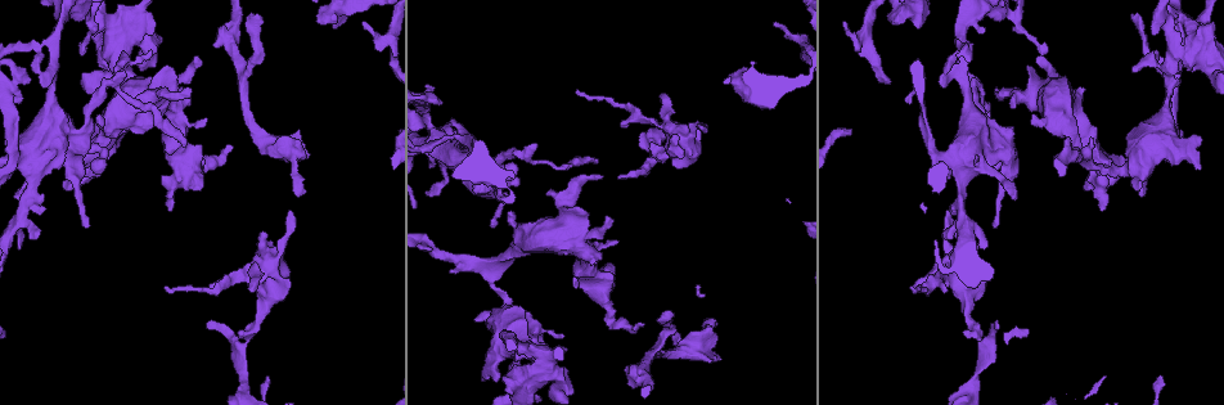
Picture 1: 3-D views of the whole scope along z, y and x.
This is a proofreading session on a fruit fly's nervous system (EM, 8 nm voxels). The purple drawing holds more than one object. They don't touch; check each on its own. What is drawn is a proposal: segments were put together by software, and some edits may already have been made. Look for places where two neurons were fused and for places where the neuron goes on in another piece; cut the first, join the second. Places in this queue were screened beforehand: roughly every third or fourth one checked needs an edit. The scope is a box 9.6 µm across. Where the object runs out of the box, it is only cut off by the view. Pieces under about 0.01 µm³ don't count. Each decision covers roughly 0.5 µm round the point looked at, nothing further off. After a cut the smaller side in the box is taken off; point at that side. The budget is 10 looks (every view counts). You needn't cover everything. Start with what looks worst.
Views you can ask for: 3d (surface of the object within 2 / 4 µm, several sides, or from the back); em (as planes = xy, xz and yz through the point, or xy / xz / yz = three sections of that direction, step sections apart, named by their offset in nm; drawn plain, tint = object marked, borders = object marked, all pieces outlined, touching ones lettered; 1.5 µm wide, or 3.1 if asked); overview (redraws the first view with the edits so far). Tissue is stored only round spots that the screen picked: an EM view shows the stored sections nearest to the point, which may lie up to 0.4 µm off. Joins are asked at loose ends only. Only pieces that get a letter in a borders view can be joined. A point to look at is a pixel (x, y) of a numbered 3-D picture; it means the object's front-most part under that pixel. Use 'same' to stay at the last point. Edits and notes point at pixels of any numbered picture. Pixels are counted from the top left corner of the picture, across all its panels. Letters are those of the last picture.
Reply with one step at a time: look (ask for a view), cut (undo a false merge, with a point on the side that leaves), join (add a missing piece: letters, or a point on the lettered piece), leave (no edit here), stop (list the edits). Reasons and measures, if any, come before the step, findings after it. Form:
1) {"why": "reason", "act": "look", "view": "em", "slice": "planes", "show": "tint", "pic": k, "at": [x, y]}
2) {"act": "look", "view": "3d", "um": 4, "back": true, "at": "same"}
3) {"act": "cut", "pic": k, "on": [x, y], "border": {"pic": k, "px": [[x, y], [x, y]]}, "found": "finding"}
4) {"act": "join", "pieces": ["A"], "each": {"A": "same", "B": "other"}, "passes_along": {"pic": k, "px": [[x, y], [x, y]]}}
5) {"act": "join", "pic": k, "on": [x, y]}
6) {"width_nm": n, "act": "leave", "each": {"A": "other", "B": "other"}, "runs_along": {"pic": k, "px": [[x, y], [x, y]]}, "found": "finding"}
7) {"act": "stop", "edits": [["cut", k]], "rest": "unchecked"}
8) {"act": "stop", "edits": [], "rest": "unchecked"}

{"why": "free end", "act": "look", "view": "3d", "um": 2, "pic": 1, "at": [1092, 139]}

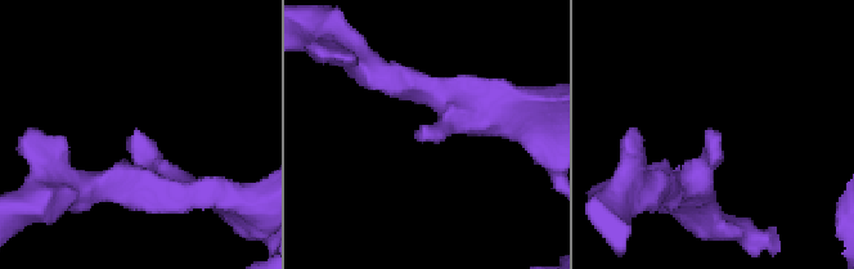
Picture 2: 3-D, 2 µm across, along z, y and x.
{"why": "need the tissue", "act": "look", "view": "em", "slice": "planes", "show": "borders", "pic": 2, "at": [709, 131]}

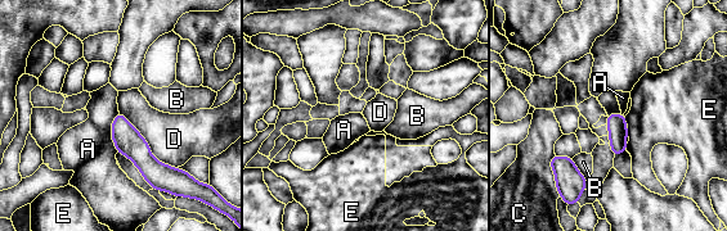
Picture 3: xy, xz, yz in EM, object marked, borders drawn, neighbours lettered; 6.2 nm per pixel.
{"act": "leave", "each": {"A": "other", "B": "other", "C": "other", "D": "other", "E": "other"}, "border": {"pic": 3, "px": [[119, 112], [112, 123], [116, 152]]}, "found": "no lettered piece goes on from it"}

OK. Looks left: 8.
{"act": "look", "view": "em", "slice": "yz", "step": 8, "show": "tint", "pic": 1, "at": [662, 94]}

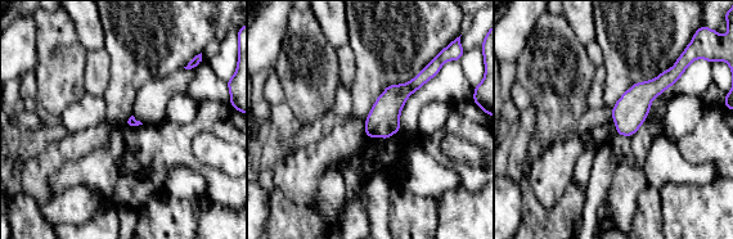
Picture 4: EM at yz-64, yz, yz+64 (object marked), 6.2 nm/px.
{"act": "look", "view": "em", "slice": "yz", "step": 8, "show": "borders", "at": "same"}

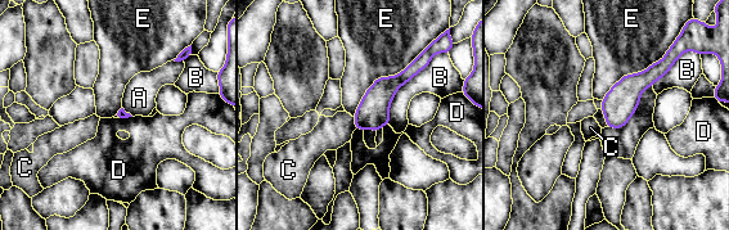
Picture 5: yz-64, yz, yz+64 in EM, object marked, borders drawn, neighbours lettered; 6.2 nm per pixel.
{"act": "leave", "each": {"A": "other", "B": "other", "C": "other", "D": "other", "E": "other"}, "found": "none of them fits"}

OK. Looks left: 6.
{"why": "thin end", "act": "look", "view": "em", "slice": "yz", "step": 8, "show": "tint", "pic": 1, "at": [300, 132]}

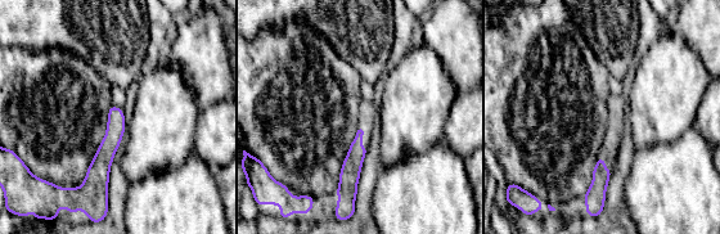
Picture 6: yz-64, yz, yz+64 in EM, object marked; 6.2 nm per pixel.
{"why": "see the neighbours", "act": "look", "view": "em", "slice": "yz", "step": 8, "show": "borders", "at": "same"}

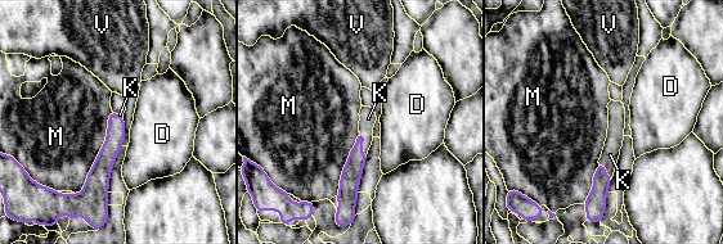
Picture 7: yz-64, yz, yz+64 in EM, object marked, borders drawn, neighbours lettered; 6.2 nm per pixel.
{"longest_contact_nm": ["M", 550], "act": "join", "pieces": ["K"], "each": {"D": "other", "K": "same", "M": "other", "V": "other"}, "passes_along": {"pic": 7, "px": [[351, 174], [362, 143], [368, 118]]}, "found": "the neuron continues"}

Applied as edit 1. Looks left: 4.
{"why": "calibre changes", "act": "look", "view": "em", "slice": "planes", "show": "plain", "pic": 1, "at": [447, 146]}

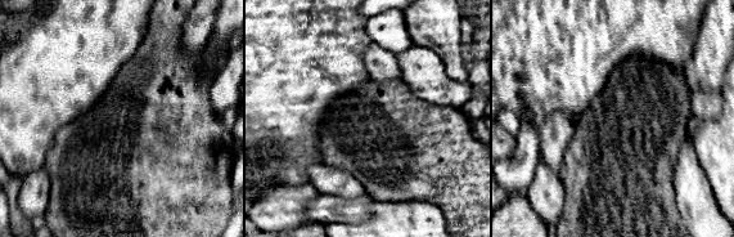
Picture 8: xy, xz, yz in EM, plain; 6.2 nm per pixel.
{"act": "look", "view": "em", "slice": "planes", "show": "borders", "at": "same"}

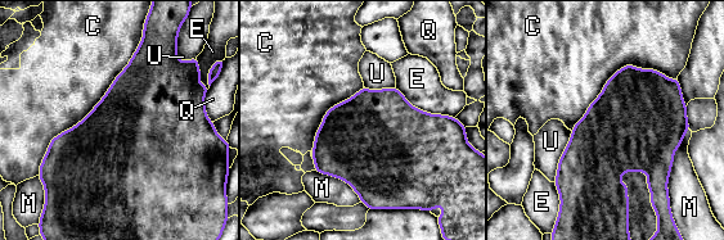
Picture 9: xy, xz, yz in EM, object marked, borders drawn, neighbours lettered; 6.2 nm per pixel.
{"width_nm": 600, "act": "leave", "each": {"C": "other", "E": "other", "M": "other", "Q": "other", "U": "other"}, "border": {"pic": 9, "px": [[143, 37], [39, 167]]}, "found": "one neuron here"}

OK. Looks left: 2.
{"act": "stop", "edits": [["join", 7]], "rest": "unchecked"}

